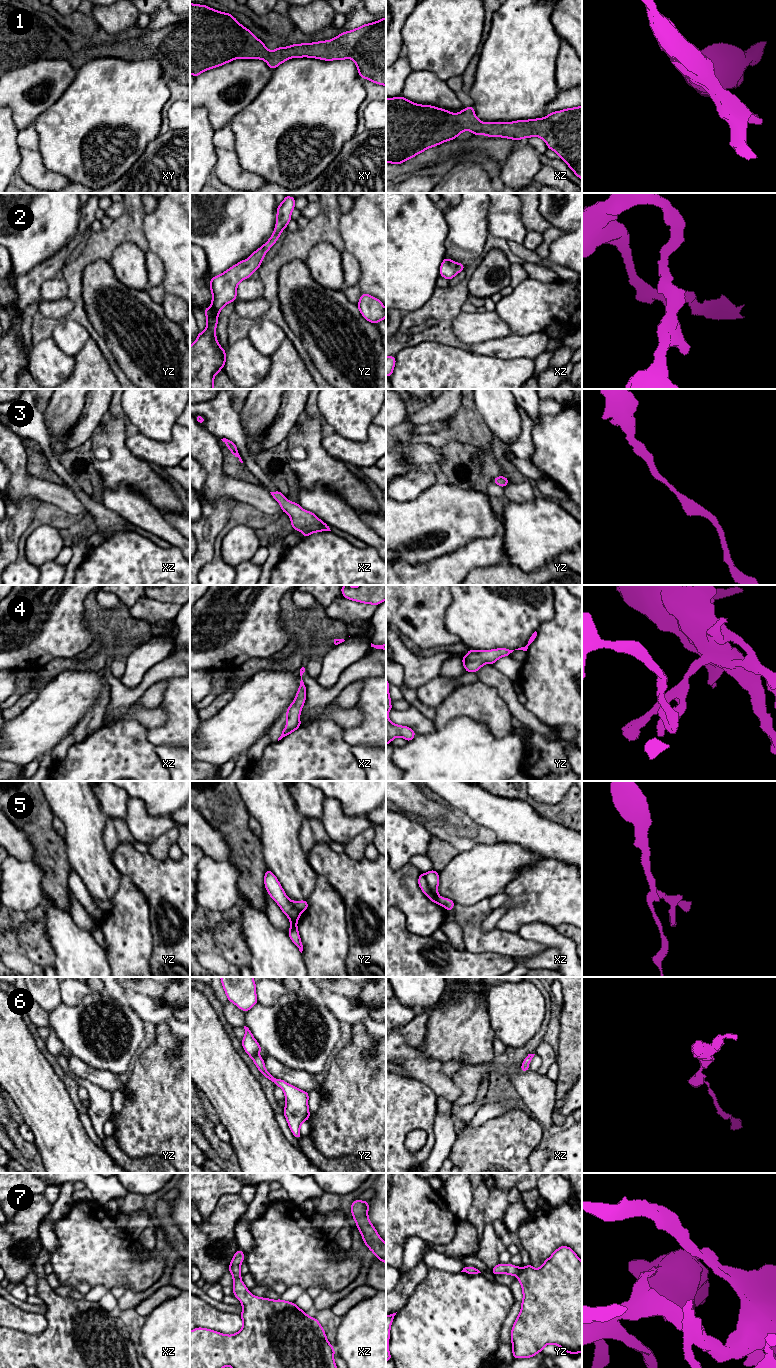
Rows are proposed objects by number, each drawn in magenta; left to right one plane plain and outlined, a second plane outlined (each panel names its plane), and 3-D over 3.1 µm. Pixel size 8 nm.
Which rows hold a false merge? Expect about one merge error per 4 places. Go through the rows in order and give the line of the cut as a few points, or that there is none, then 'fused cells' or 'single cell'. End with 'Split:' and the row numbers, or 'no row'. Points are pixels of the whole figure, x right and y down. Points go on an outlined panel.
1: no cut | single cell
2: no cut | single cell
3: no cut | single cell
4: no cut | single cell
5: xz (424, 874), (428, 887), (438, 896) | fused cells
6: no cut | single cell
7: no cut | single cell
Split: 5

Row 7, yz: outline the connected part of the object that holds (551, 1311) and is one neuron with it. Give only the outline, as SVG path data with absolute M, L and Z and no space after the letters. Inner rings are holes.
M560 1246L539 1269L535 1269L530 1263L524 1268L499 1263L490 1272L493 1275L516 1275L522 1287L521 1311L511 1330L514 1359L533 1357L542 1352L542 1349L548 1344L555 1344L566 1353L578 1354L582 1352L582 1262L570 1247Z

